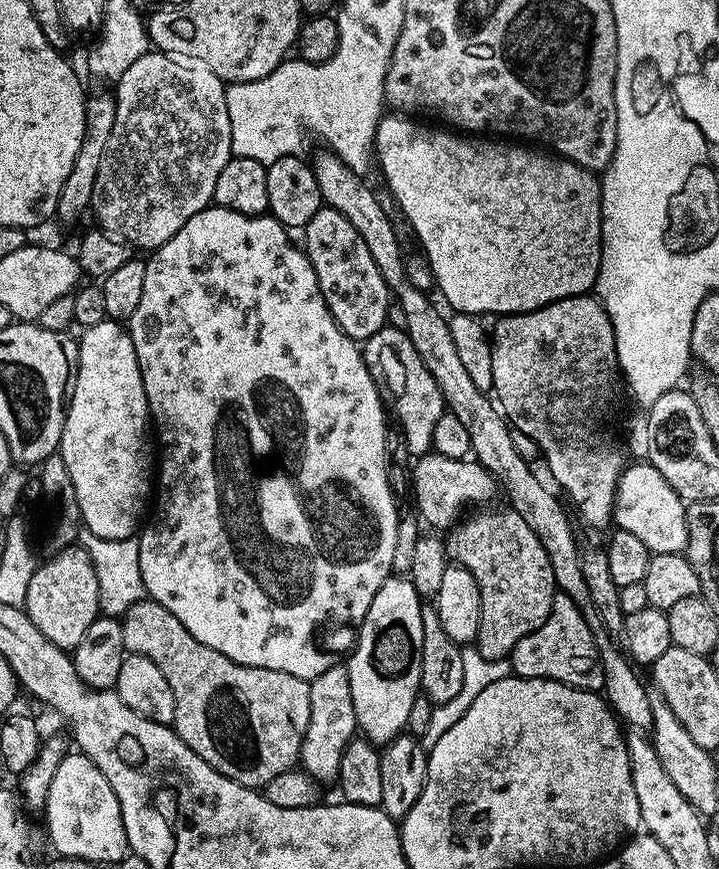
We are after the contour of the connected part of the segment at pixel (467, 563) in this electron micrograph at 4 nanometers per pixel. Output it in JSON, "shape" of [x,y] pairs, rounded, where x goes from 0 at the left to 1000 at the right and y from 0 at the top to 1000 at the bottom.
{"shape":[[[690,583],[647,593],[620,617],[622,643],[654,656],[670,684],[670,713],[659,743],[677,759],[711,756],[712,745],[759,716],[776,680],[748,614],[712,583]]]}

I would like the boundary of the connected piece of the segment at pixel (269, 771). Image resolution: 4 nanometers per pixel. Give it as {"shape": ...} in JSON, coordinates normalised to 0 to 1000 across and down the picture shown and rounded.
{"shape":[[[209,688],[193,690],[170,710],[170,739],[178,753],[202,755],[225,771],[231,785],[236,785],[236,795],[242,797],[242,826],[238,837],[298,886],[303,886],[314,895],[331,900],[344,907],[364,909],[376,900],[376,895],[387,895],[387,891],[405,888],[413,883],[417,873],[420,849],[426,845],[427,832],[431,831],[430,784],[409,780],[409,776],[398,776],[392,771],[370,771],[353,766],[337,766],[314,753],[303,753],[303,748],[292,748],[292,743],[281,743],[231,697],[214,693]]]}

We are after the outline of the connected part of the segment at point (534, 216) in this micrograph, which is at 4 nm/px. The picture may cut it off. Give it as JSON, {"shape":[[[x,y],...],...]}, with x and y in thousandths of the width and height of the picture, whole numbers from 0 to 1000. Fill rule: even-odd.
{"shape":[[[567,131],[530,133],[529,144],[523,147],[520,184],[524,190],[529,188],[534,207],[540,211],[540,221],[551,229],[558,246],[567,252],[567,258],[595,298],[595,308],[606,321],[606,331],[630,354],[630,360],[663,366],[673,366],[673,362],[684,364],[683,366],[719,364],[723,359],[741,359],[789,341],[809,341],[825,335],[829,316],[834,314],[834,207],[825,199],[796,184],[786,184],[777,178],[740,168],[697,163],[690,159],[663,159],[656,154],[636,154],[616,146],[599,147],[595,143],[583,143],[579,138],[583,137]]]}

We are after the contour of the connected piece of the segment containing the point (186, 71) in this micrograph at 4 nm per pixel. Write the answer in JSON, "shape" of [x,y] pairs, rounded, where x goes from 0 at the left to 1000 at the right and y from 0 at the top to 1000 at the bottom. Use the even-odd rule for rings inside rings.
{"shape":[[[207,58],[192,71],[181,75],[181,81],[175,81],[167,86],[166,92],[159,97],[159,109],[161,112],[161,125],[159,127],[159,154],[153,154],[153,163],[147,163],[147,177],[142,177],[142,191],[136,191],[136,205],[131,205],[131,223],[125,236],[127,247],[134,247],[134,253],[140,264],[152,272],[159,272],[175,281],[184,282],[185,287],[206,285],[216,288],[227,283],[270,246],[275,246],[281,241],[291,238],[296,234],[295,224],[298,214],[303,211],[303,200],[309,200],[309,191],[321,184],[323,178],[323,155],[320,154],[320,127],[314,127],[314,108],[312,107],[313,93],[303,90],[285,74],[263,71],[255,67],[235,64],[232,60],[221,58]]]}

